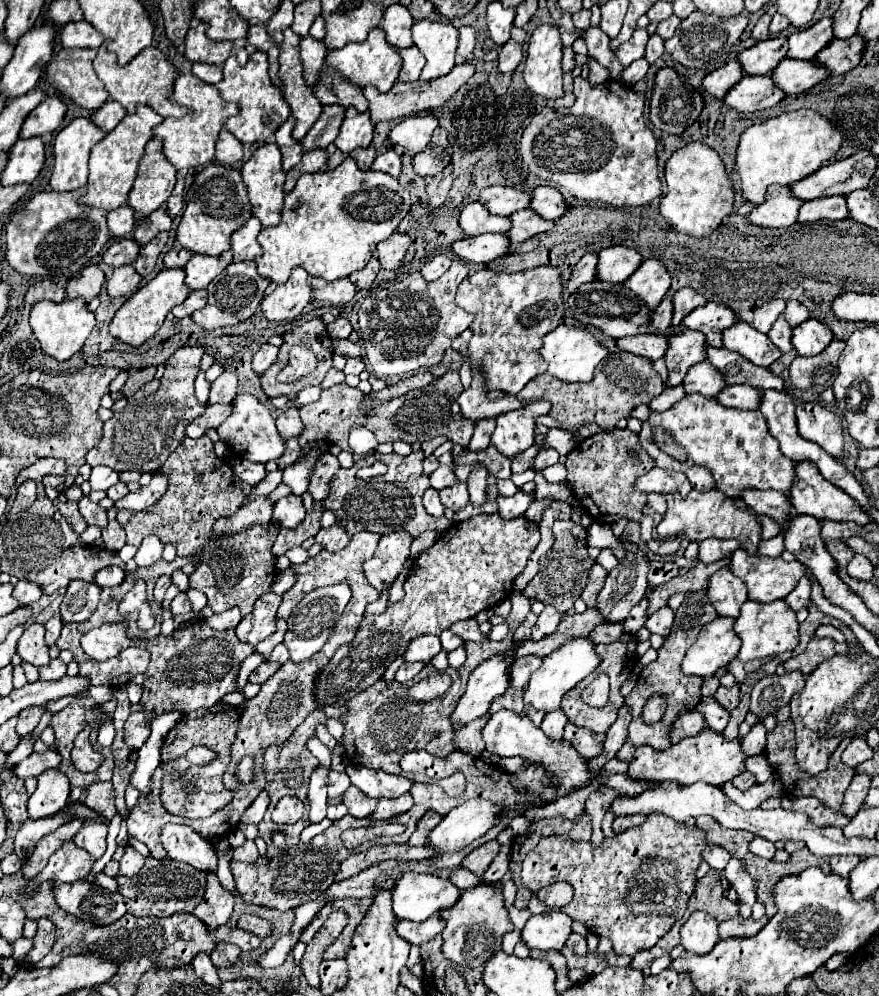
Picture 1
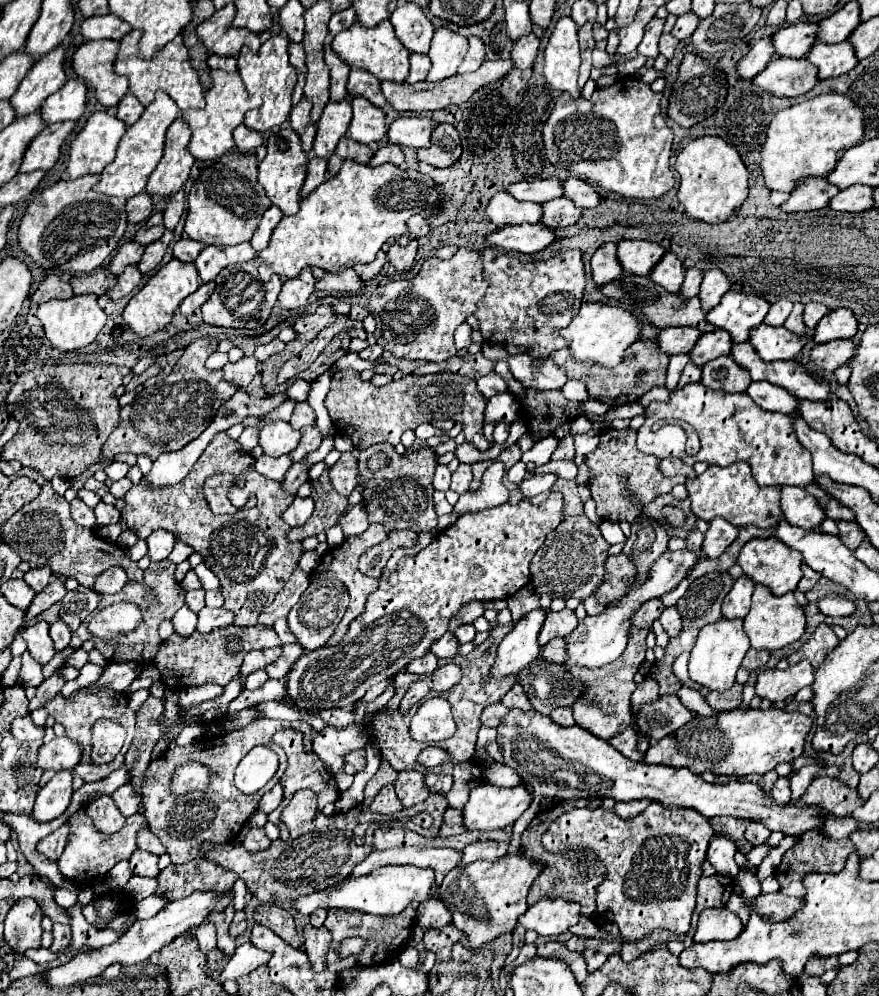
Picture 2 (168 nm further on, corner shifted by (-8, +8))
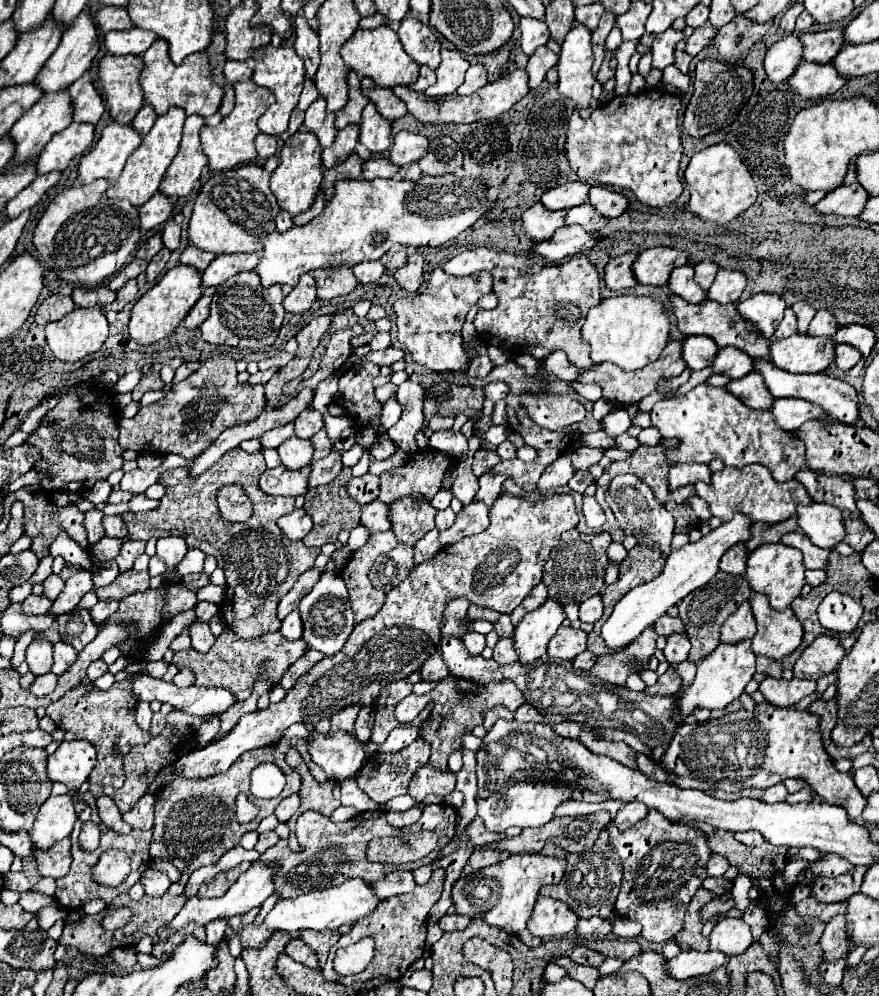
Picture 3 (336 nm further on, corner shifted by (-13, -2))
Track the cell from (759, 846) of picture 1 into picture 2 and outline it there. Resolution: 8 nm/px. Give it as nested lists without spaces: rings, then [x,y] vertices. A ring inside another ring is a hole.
[[[751,822],[749,828],[745,830],[745,840],[757,846],[757,844],[763,844],[769,838],[769,834],[771,834],[771,830],[765,828],[761,822]]]

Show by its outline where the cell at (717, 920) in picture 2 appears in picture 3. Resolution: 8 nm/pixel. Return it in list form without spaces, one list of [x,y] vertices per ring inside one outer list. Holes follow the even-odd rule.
[[[724,918],[710,932],[710,950],[724,952],[726,956],[742,954],[750,946],[750,942],[750,926],[738,918]]]

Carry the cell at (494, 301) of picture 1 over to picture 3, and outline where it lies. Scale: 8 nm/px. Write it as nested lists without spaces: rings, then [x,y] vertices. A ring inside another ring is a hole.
[[[474,248],[466,250],[444,264],[444,272],[448,274],[470,274],[485,270],[494,278],[494,294],[498,296],[498,306],[494,310],[480,310],[474,318],[474,326],[478,336],[488,344],[502,348],[510,354],[530,354],[536,360],[546,358],[548,354],[562,350],[568,352],[568,360],[576,366],[592,366],[590,362],[590,347],[580,340],[580,328],[586,322],[586,314],[600,302],[600,280],[596,268],[584,258],[570,258],[568,262],[560,264],[544,264],[542,260],[532,260],[526,254],[508,254],[490,248]]]

